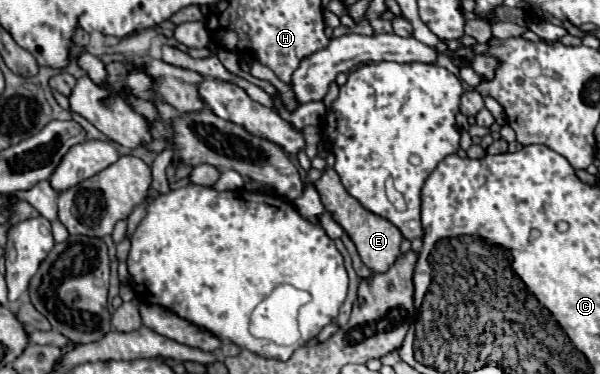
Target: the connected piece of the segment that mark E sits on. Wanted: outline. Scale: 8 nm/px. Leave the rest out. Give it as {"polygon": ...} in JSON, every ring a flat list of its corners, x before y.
{"polygon":[[326,167,322,171,322,177,318,181,314,181,314,187,316,191,320,193,320,199,322,199,322,205,326,211,330,211,334,215,334,219,344,227,344,231,350,235,350,239,354,241,364,265,370,269,370,271,376,271,376,273,382,273,382,271,388,271,390,265,394,263,394,259,400,255,400,243,402,243,402,233,400,229,390,223,388,219,380,217,380,215,374,215,372,211,364,209,360,205,360,201,356,201,340,183,338,179,338,173,332,169,332,167]]}

